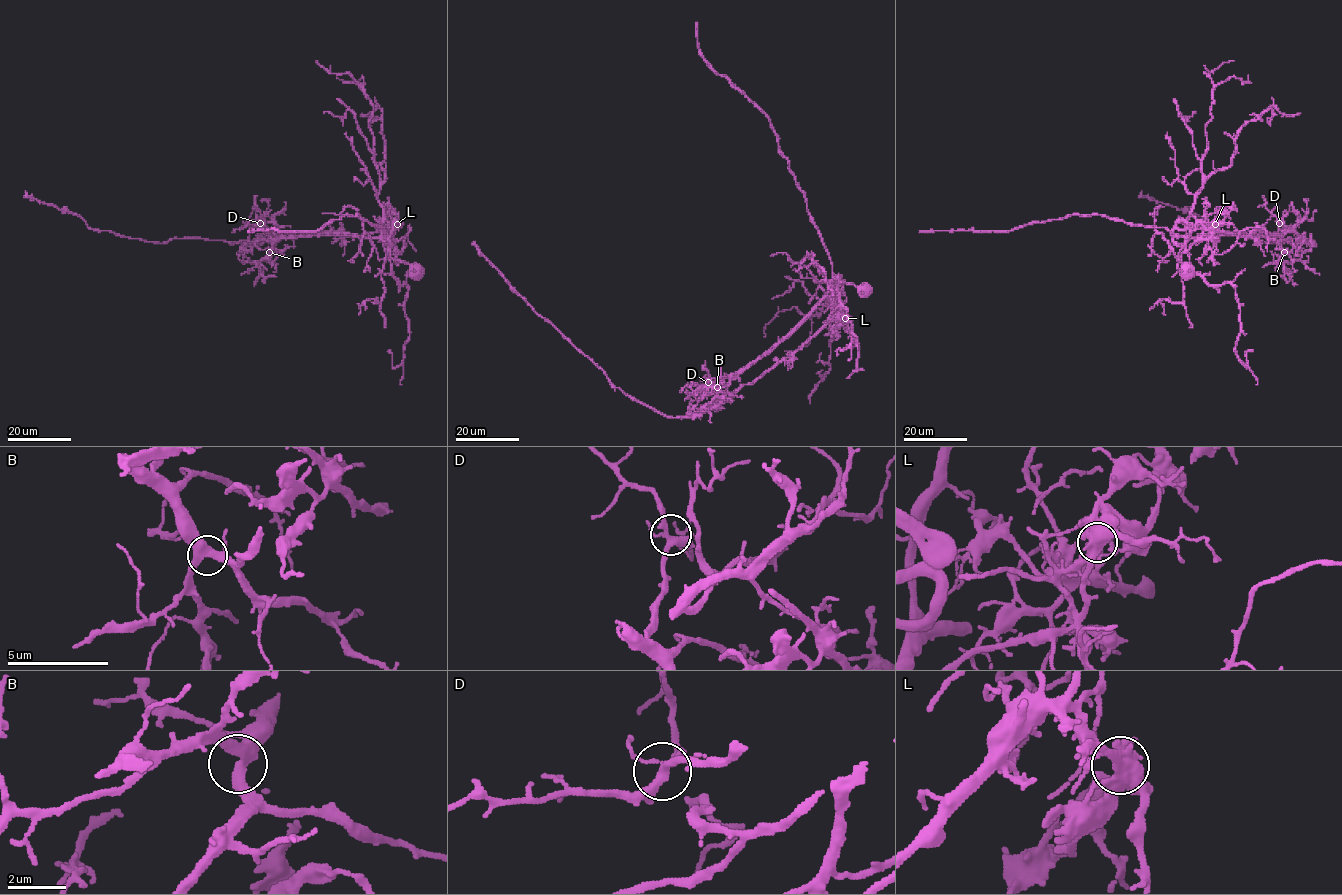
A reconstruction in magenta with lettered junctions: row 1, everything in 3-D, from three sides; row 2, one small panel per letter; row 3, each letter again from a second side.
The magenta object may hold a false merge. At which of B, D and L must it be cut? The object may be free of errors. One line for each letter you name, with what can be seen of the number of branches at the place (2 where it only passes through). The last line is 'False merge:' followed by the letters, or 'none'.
L: 4 branches meet
False merge: L

